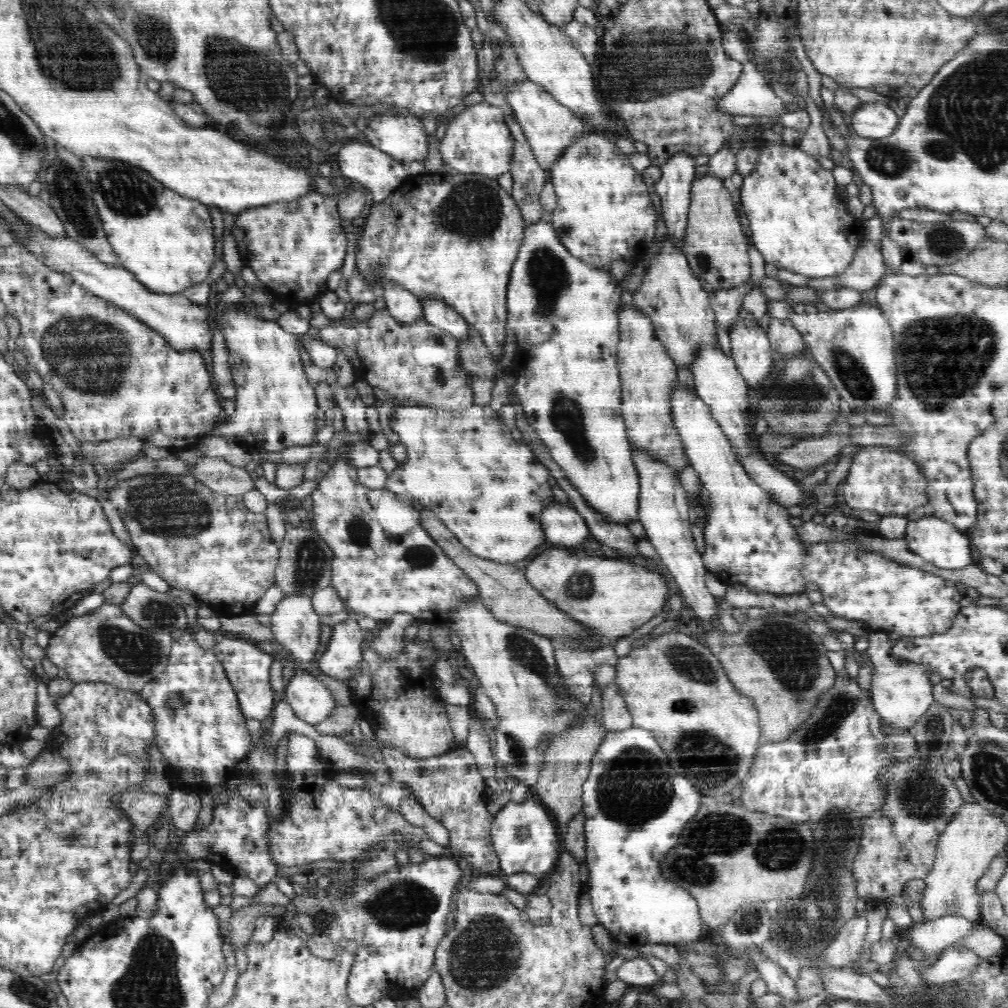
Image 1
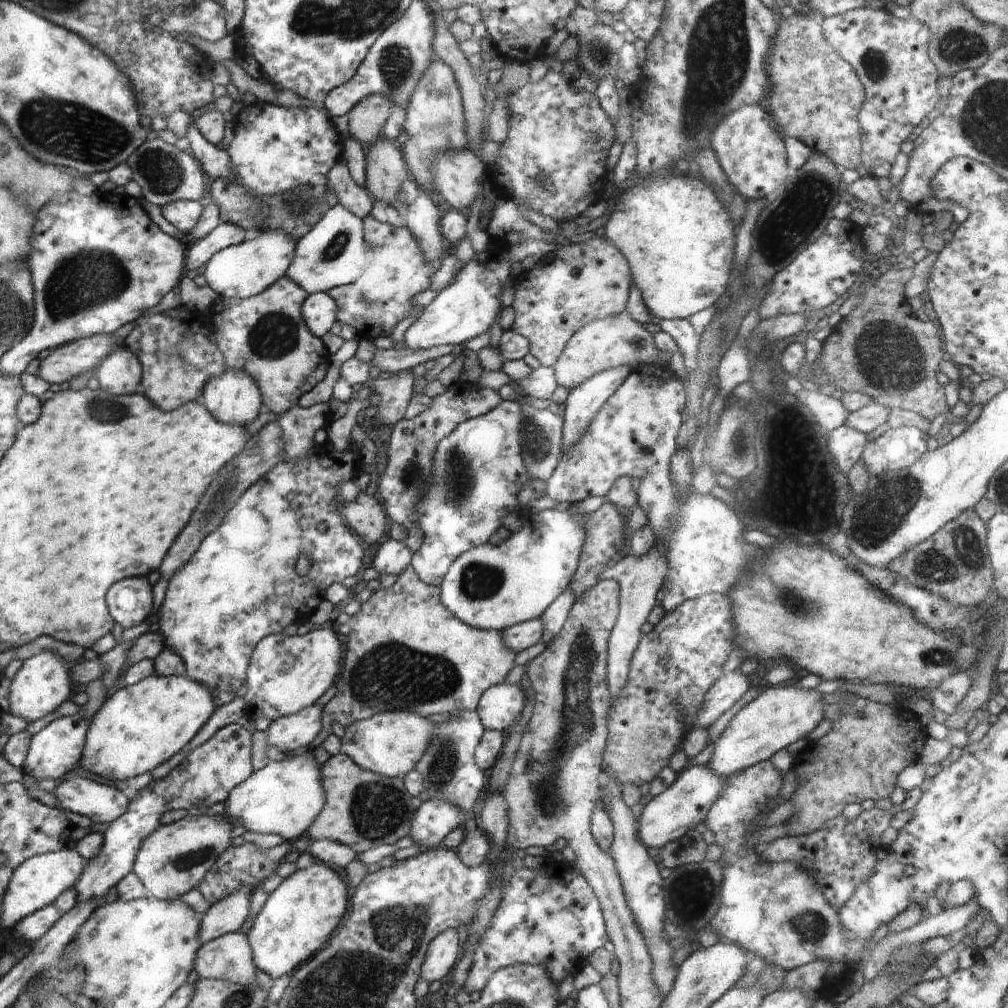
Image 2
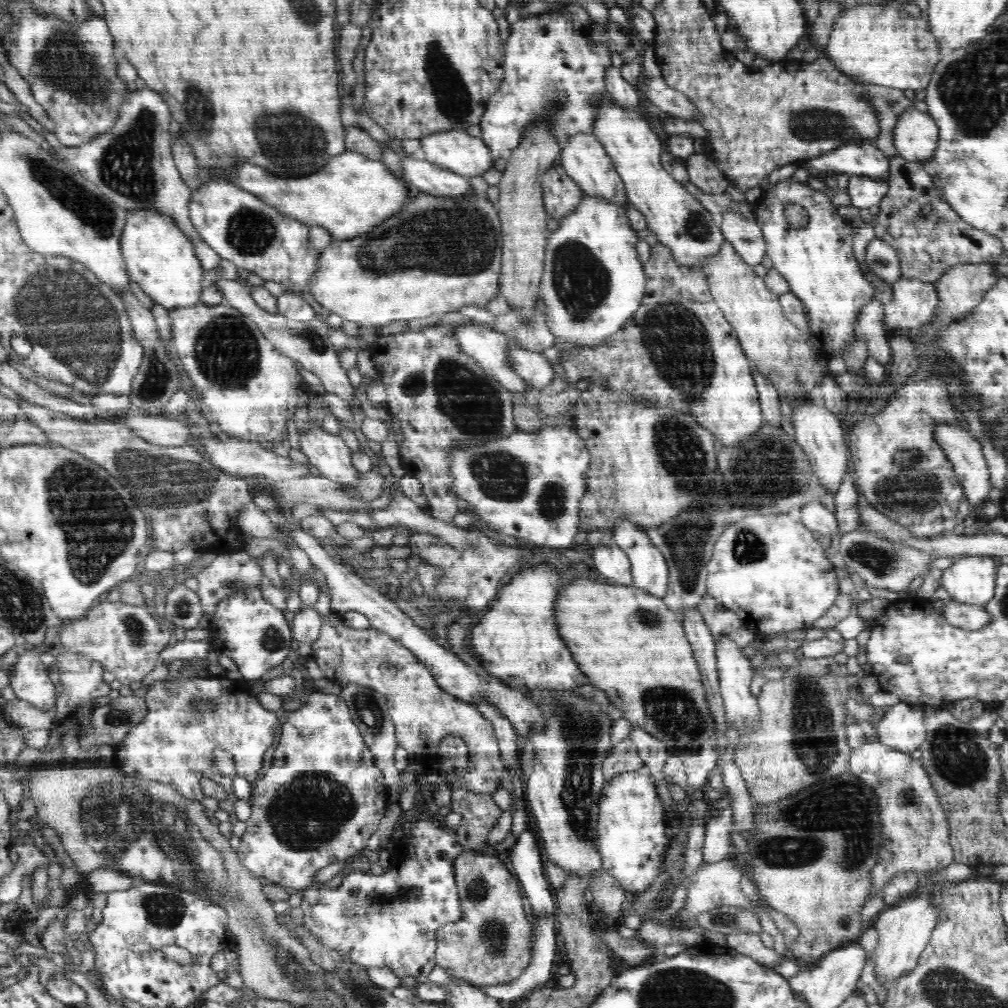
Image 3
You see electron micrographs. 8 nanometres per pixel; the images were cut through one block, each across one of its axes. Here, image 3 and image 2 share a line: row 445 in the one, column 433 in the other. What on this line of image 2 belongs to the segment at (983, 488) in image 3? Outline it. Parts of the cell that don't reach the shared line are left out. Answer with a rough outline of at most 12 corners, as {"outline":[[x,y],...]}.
{"outline":[[444,930],[428,945],[421,978],[436,982],[462,955],[460,930]]}

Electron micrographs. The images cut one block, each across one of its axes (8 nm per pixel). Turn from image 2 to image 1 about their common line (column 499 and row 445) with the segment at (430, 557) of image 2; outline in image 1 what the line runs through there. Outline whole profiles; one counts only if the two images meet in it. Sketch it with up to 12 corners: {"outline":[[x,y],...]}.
{"outline":[[392,409],[418,500],[476,556],[546,542],[548,468],[500,414]]}

